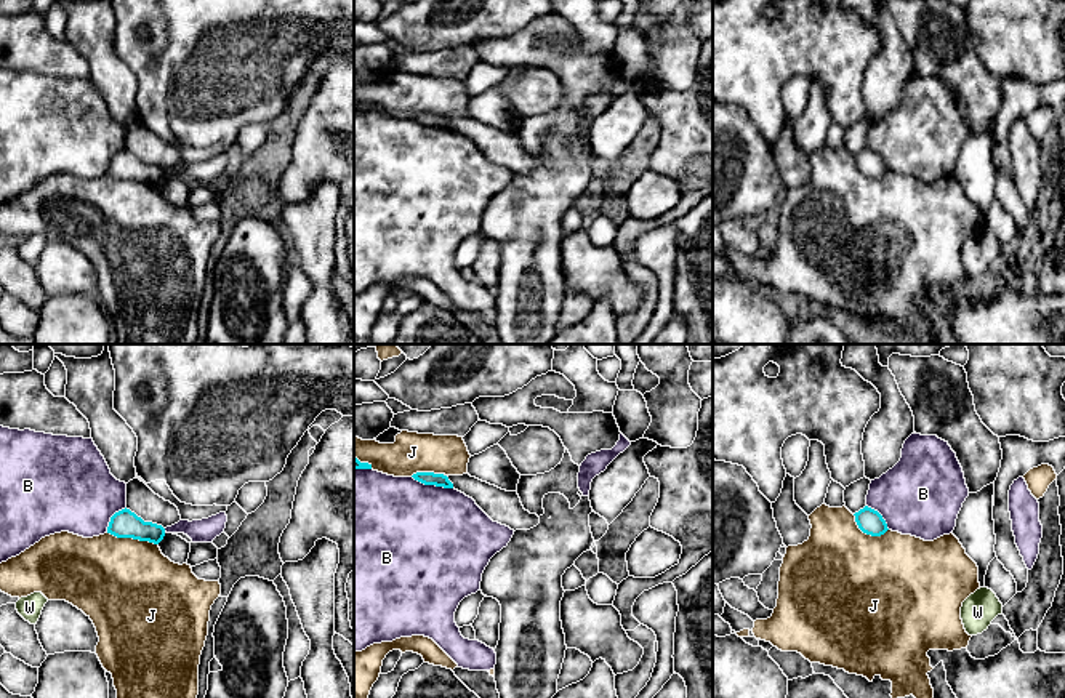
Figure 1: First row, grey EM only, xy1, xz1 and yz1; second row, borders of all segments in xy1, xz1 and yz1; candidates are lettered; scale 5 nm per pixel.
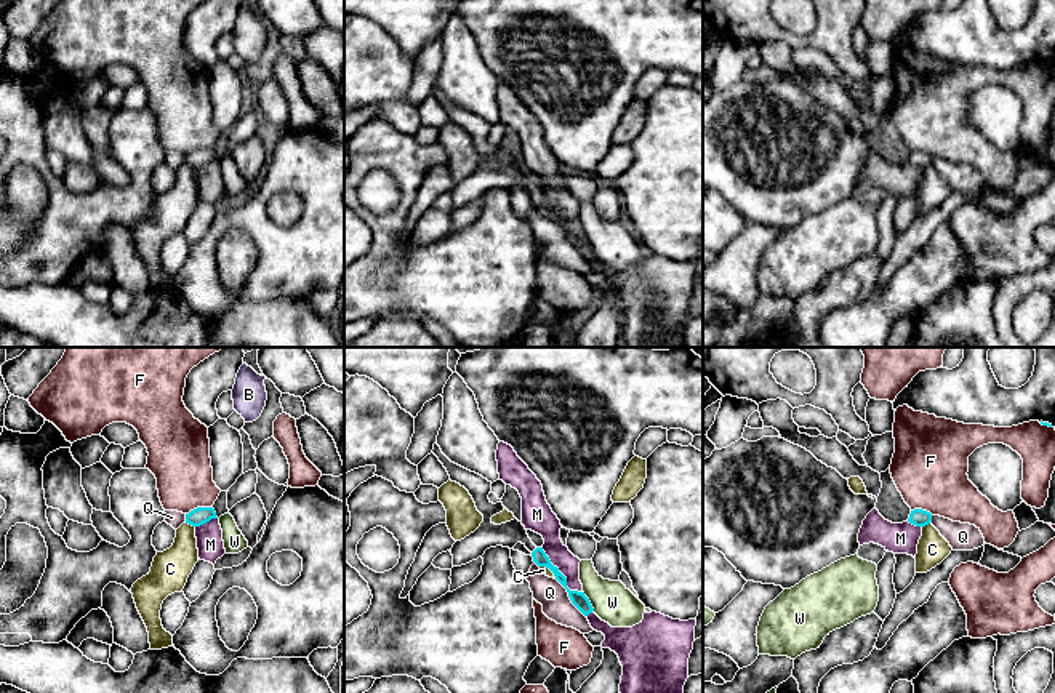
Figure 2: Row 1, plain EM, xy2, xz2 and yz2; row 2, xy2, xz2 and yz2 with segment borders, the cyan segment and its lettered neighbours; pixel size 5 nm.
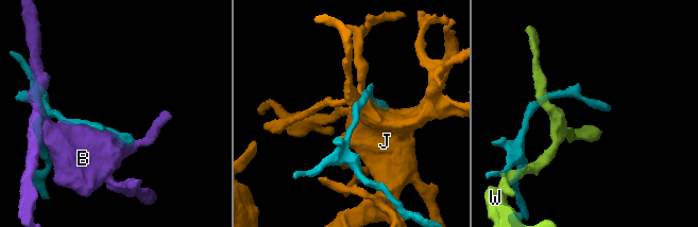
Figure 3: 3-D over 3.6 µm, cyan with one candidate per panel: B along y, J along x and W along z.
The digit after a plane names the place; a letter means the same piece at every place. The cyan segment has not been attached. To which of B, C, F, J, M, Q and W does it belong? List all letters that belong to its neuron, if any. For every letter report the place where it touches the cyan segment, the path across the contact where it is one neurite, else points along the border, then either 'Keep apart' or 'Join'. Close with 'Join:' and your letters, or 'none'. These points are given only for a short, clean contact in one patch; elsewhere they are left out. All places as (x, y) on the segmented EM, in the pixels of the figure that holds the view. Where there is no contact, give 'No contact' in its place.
B: Touches cyan at xz1 (433, 484). Keep apart
C: Touches cyan at xy2 (191, 524). Boundary: xy2 (186, 522), (194, 527). Keep apart
F: Touches cyan at xy2 (199, 508). Keep apart
J: Touches cyan at xy1 (133, 538). Keep apart
M: Touches cyan at xz2 (561, 573). Keep apart
Q: Touches cyan at xz2 (569, 596). Keep apart
W: Touches cyan at xz2 (588, 600). Boundary: xz2 (583, 591), (594, 610). Keep apart
Join: none

